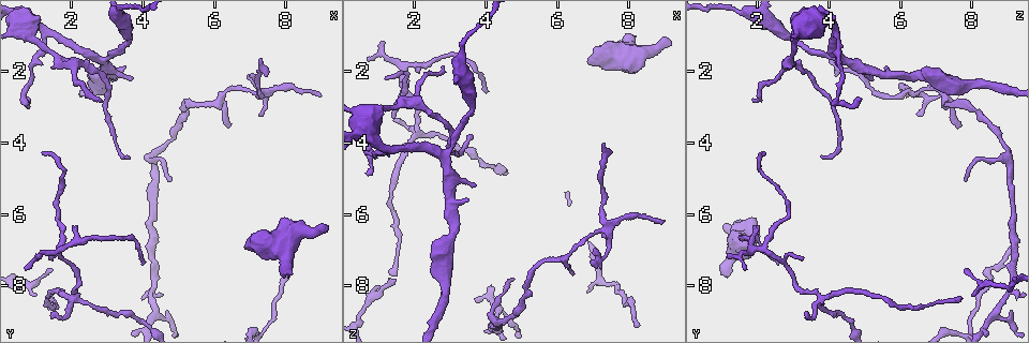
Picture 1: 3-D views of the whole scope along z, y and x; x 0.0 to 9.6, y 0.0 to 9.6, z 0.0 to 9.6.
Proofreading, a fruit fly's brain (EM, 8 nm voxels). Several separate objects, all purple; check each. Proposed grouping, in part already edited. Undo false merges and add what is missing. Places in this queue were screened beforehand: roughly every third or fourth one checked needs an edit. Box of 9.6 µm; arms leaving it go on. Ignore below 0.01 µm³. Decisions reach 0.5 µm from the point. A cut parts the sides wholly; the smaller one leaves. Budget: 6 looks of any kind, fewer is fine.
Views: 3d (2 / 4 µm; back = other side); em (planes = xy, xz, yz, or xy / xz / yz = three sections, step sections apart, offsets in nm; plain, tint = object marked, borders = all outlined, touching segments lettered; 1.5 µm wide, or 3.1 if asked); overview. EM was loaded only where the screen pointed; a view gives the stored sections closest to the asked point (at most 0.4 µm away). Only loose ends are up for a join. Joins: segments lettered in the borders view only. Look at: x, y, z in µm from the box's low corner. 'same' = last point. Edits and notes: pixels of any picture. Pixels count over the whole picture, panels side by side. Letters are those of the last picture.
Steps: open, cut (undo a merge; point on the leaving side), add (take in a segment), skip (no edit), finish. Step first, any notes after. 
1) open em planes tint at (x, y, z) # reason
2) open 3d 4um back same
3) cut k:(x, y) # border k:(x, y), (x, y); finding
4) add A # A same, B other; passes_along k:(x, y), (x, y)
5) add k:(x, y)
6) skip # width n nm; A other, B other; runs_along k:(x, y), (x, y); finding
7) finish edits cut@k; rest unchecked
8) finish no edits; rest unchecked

open 3d 2um at (2.10, 6.25, 2.10) # thin end

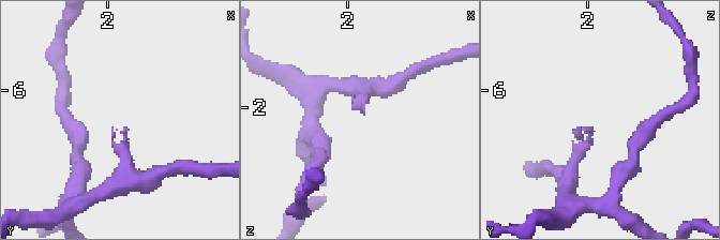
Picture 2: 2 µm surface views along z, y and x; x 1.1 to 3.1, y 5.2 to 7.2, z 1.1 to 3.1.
open em xz step 4 borders at (2.12, 6.30, 2.06)

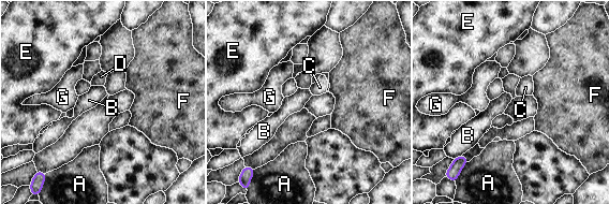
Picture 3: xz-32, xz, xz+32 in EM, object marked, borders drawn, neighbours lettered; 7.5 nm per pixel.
open em planes borders same # another direction

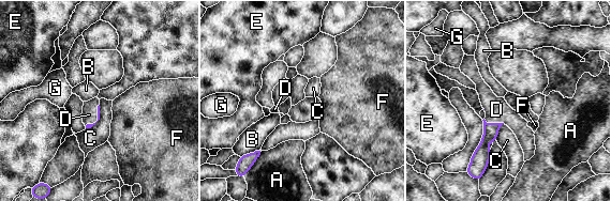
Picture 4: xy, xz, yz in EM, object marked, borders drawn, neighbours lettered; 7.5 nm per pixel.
add D # A other, B other, C other, D same, E other, F other, G other; passes_along 4:(481, 153), (494, 123), (496, 109); it goes on there

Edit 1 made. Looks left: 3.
open em xz step 4 borders at (8.25, 7.60, 1.05) # free end

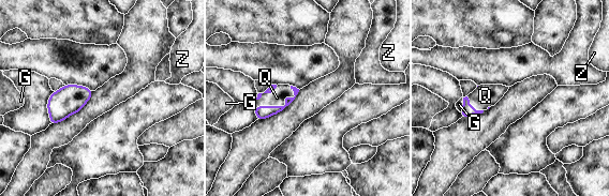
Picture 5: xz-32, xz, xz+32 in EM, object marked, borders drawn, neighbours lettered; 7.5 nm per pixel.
add Q # G other, Q same, Z other; passes_along 5:(262, 112), (278, 106), (277, 98); it goes on there

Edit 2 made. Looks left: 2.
open 3d 2um at (1.35, 7.25, 3.35) # tapers out

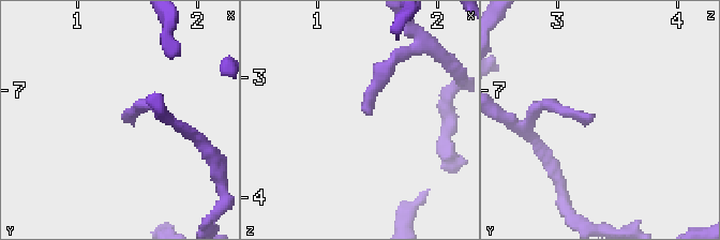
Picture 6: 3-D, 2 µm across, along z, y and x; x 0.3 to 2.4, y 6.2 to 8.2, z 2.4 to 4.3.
open em planes borders at (1.42, 7.28, 3.30)

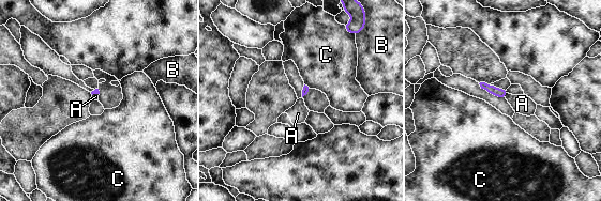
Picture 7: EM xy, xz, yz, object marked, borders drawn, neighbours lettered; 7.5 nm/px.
skip # longest_contact A 50 nm; A other, B other, C other; border 7:(508, 93), (505, 97); none of them fits

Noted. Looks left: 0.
finish edits add@4, add@5; rest unchecked

